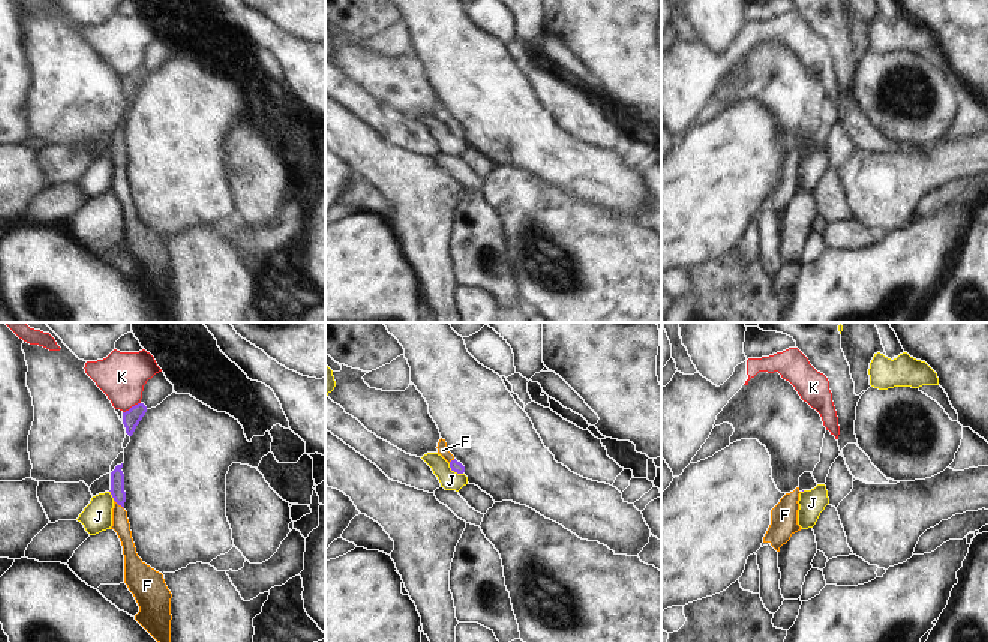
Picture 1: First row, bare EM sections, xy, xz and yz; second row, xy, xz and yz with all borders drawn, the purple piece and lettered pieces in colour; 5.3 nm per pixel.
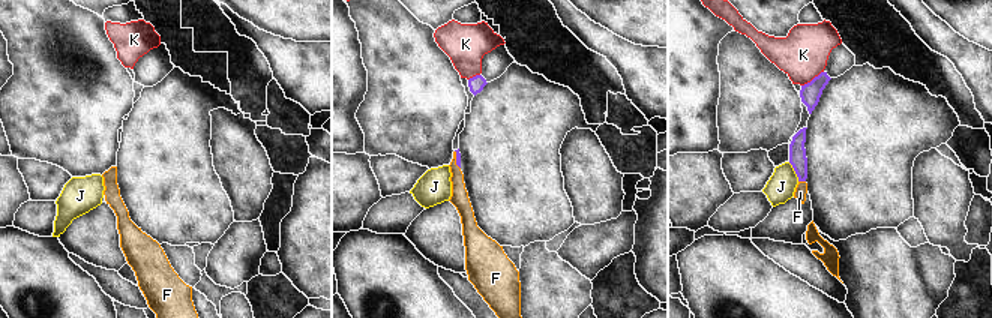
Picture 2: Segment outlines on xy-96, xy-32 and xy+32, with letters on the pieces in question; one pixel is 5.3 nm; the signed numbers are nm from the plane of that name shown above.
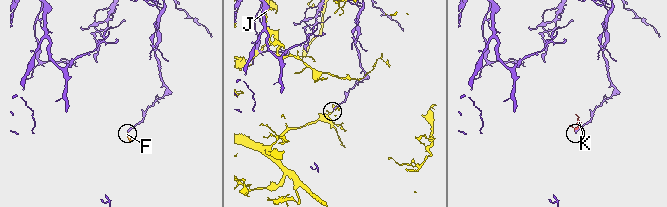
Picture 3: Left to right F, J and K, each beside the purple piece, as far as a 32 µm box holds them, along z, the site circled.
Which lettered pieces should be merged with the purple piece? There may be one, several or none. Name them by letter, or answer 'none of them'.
F

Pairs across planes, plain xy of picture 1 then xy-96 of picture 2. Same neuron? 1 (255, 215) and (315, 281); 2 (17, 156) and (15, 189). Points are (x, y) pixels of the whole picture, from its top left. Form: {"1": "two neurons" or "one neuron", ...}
{"1": "two neurons", "2": "one neuron"}

